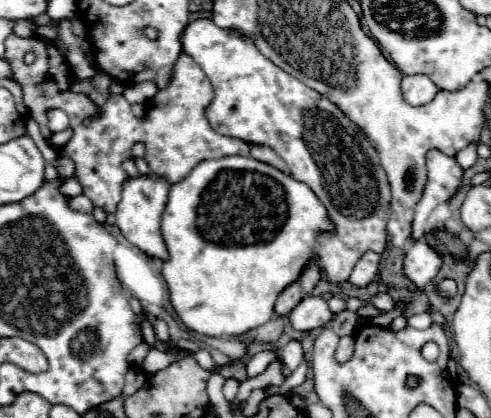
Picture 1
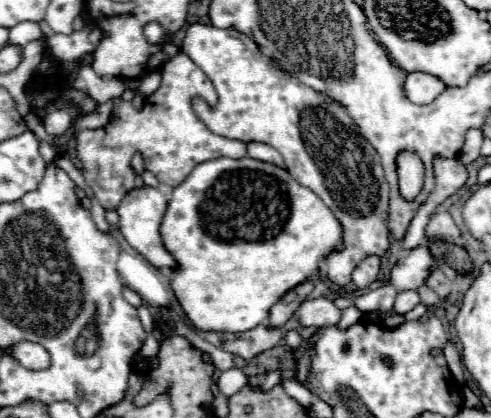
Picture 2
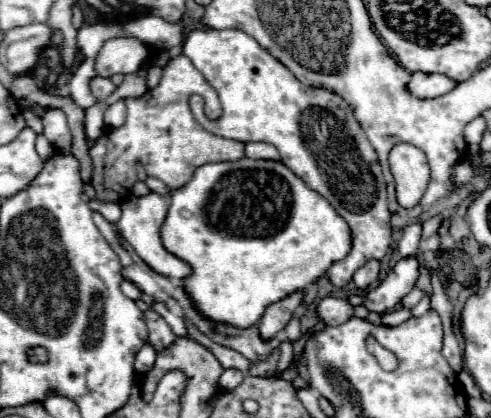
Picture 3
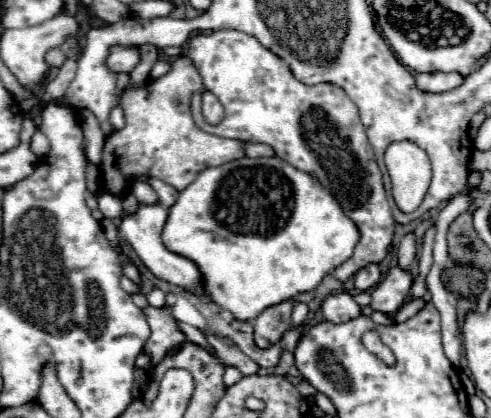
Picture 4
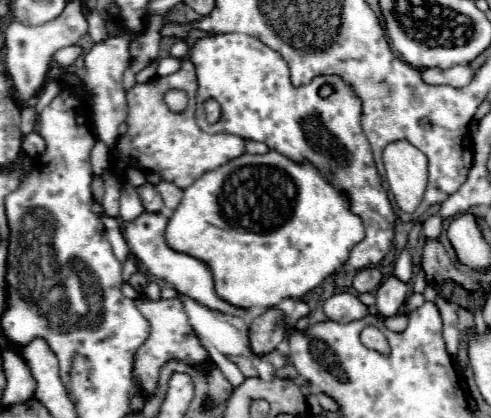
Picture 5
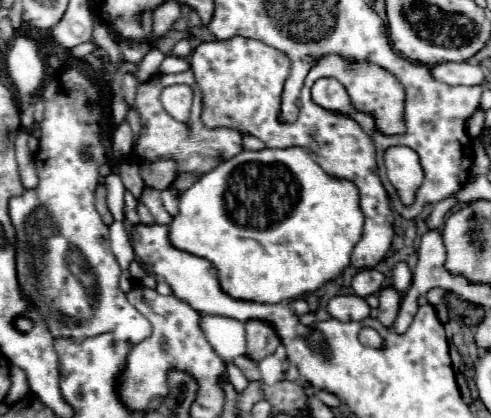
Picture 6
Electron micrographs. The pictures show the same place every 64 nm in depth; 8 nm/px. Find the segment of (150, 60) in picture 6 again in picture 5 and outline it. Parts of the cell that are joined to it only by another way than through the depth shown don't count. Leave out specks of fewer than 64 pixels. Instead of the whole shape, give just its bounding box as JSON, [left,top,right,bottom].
[136,58,160,82]

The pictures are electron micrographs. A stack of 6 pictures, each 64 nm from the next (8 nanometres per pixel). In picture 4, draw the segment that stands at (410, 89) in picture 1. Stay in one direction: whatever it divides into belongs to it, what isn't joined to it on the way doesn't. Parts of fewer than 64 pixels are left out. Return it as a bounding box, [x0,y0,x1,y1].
[416,72,464,92]

